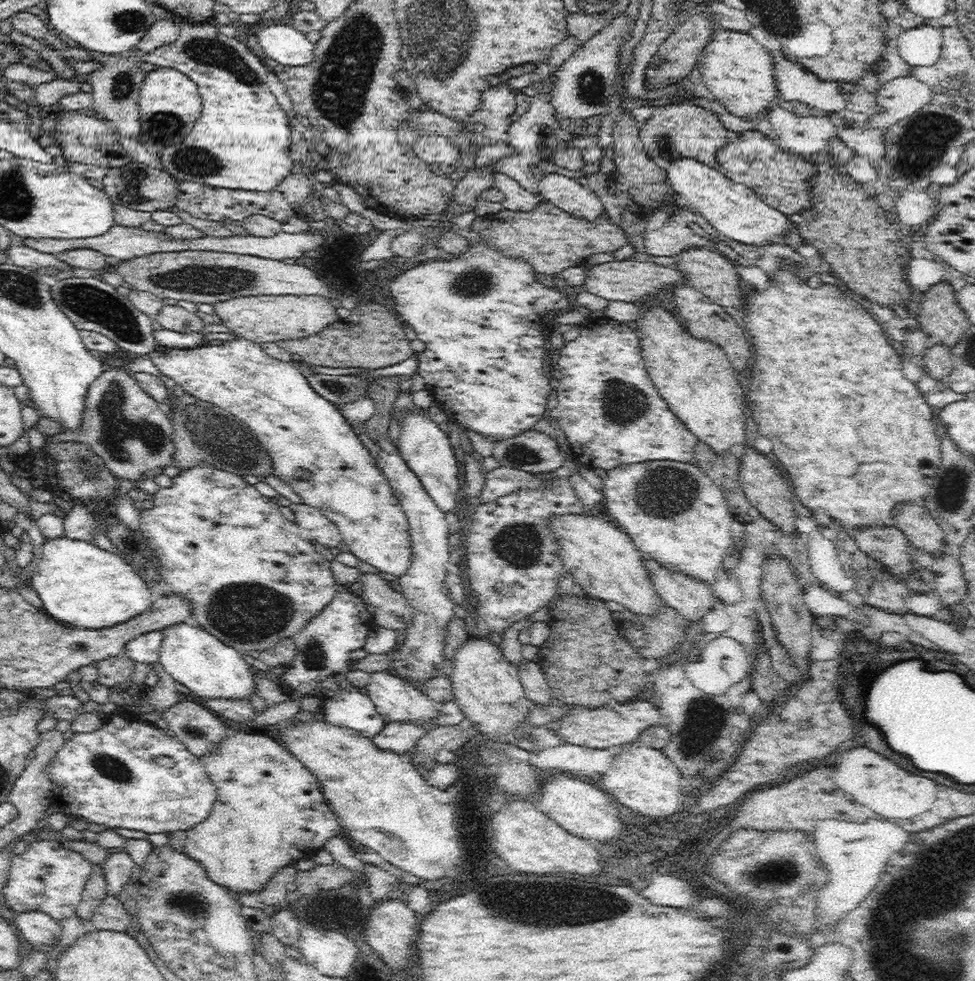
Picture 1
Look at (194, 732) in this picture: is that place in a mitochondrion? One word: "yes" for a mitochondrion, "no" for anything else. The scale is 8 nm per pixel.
yes

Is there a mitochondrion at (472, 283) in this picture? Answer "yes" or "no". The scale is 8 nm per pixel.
yes

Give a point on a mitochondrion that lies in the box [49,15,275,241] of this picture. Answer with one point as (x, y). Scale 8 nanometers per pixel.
(209, 52)

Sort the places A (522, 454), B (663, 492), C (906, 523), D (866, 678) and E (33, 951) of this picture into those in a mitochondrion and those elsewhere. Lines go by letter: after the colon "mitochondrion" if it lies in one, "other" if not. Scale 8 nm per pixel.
A: mitochondrion
B: mitochondrion
C: other
D: other
E: other

